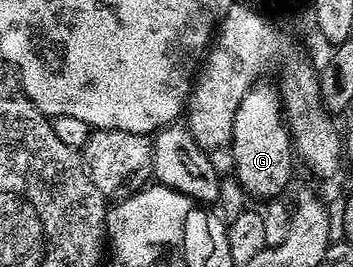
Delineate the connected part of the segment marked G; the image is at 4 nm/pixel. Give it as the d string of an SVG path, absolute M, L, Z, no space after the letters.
M266 82L259 83L257 86L251 88L250 93L246 95L243 100L240 102L240 106L236 110L236 118L234 119L234 134L232 137L232 149L234 148L234 172L238 175L238 184L242 191L244 191L247 197L252 198L252 196L259 196L262 199L262 202L269 201L271 198L278 198L282 195L281 192L285 190L286 187L290 184L290 175L294 172L294 156L296 160L296 152L292 147L292 141L290 139L290 130L286 126L286 122L283 116L283 106L282 98L277 87L269 88L266 85Z

